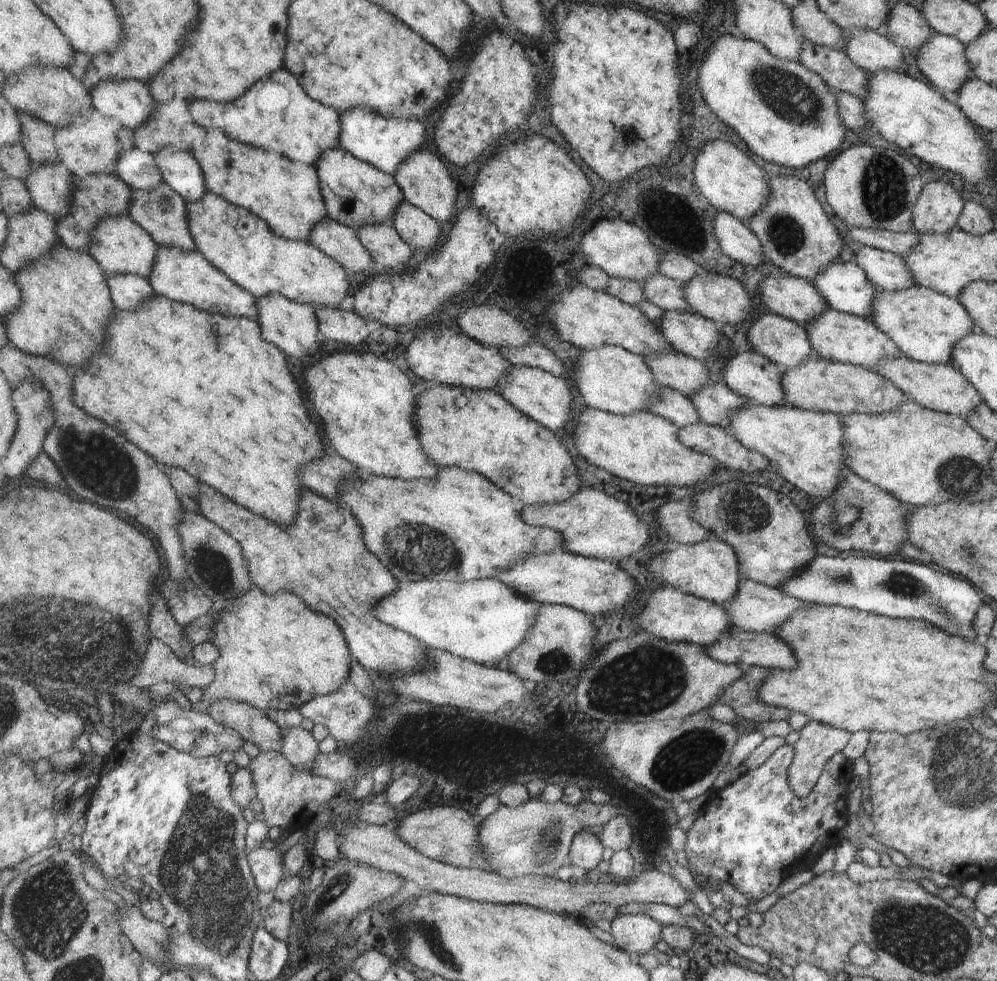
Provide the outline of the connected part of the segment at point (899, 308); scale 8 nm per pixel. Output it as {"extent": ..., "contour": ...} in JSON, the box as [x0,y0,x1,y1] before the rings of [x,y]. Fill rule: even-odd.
{"extent":[867,285,977,365],"contour":[[[916,285],[897,292],[876,288],[867,319],[895,344],[903,357],[925,364],[949,365],[949,350],[953,344],[977,330],[956,298]]]}

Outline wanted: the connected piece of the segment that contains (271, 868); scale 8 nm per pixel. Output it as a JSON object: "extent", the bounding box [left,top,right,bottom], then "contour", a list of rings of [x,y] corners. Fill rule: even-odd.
{"extent":[248,848,285,892],"contour":[[[257,848],[248,854],[248,862],[260,891],[274,892],[285,876],[284,856],[275,849]]]}

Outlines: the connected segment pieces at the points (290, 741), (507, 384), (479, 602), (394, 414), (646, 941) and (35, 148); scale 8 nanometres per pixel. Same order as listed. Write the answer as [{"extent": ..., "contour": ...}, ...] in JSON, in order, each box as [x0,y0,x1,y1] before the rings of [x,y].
[{"extent":[281,728,321,774],"contour":[[[282,728],[281,753],[301,772],[313,774],[315,758],[321,754],[320,744],[305,728]]]},{"extent":[497,366,575,436],"contour":[[[511,366],[511,370],[505,374],[505,380],[501,380],[501,384],[497,384],[497,391],[505,396],[521,412],[525,412],[527,416],[531,416],[533,420],[543,424],[546,428],[555,430],[559,436],[561,430],[567,428],[567,424],[571,422],[571,418],[575,420],[575,410],[571,414],[573,408],[573,394],[569,390],[569,384],[563,378],[551,376],[549,372],[541,368],[529,368],[529,366]]]},{"extent":[373,578,543,667],"contour":[[[495,578],[463,583],[417,580],[400,582],[397,592],[383,598],[373,612],[377,620],[415,636],[433,650],[493,667],[507,664],[507,656],[525,644],[541,606],[543,603],[519,594]]]},{"extent":[305,352,437,480],"contour":[[[337,352],[326,356],[313,364],[309,370],[305,370],[305,380],[309,386],[309,402],[313,406],[313,412],[321,418],[325,436],[329,444],[347,460],[361,466],[361,471],[371,470],[373,475],[397,476],[397,478],[409,480],[409,478],[429,478],[437,474],[437,466],[429,466],[429,458],[421,452],[421,444],[417,440],[417,430],[413,424],[413,412],[417,408],[417,394],[411,378],[401,370],[401,366],[395,366],[394,362],[375,356],[375,354],[359,352]]]},{"extent":[610,914,663,955],"contour":[[[621,914],[612,923],[610,934],[617,948],[641,955],[653,951],[661,942],[663,926],[651,916]]]},{"extent":[19,112,59,164],"contour":[[[19,112],[23,126],[21,146],[24,147],[35,164],[59,164],[59,150],[55,144],[55,130],[51,124]]]}]

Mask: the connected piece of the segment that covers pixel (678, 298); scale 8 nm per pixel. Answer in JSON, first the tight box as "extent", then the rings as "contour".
{"extent":[642,273,694,312],"contour":[[[659,273],[647,278],[642,286],[647,301],[663,311],[694,312],[687,300],[685,285]]]}

